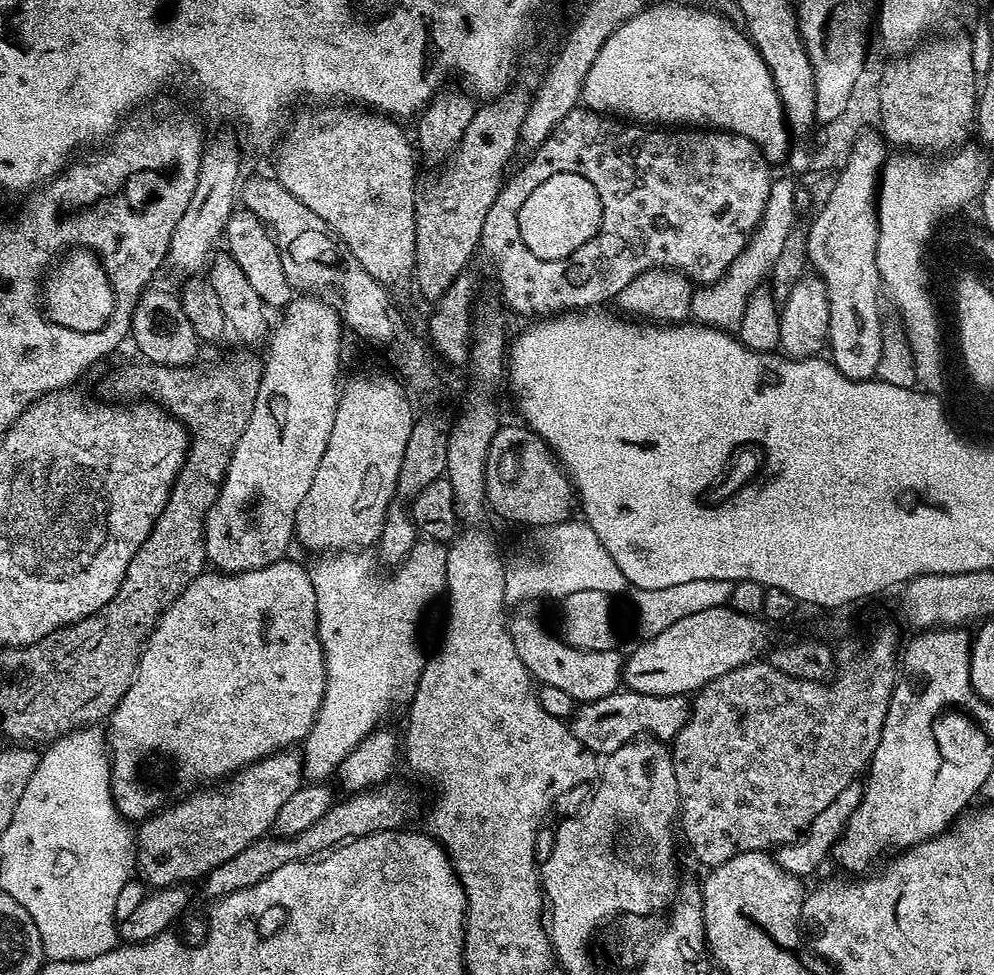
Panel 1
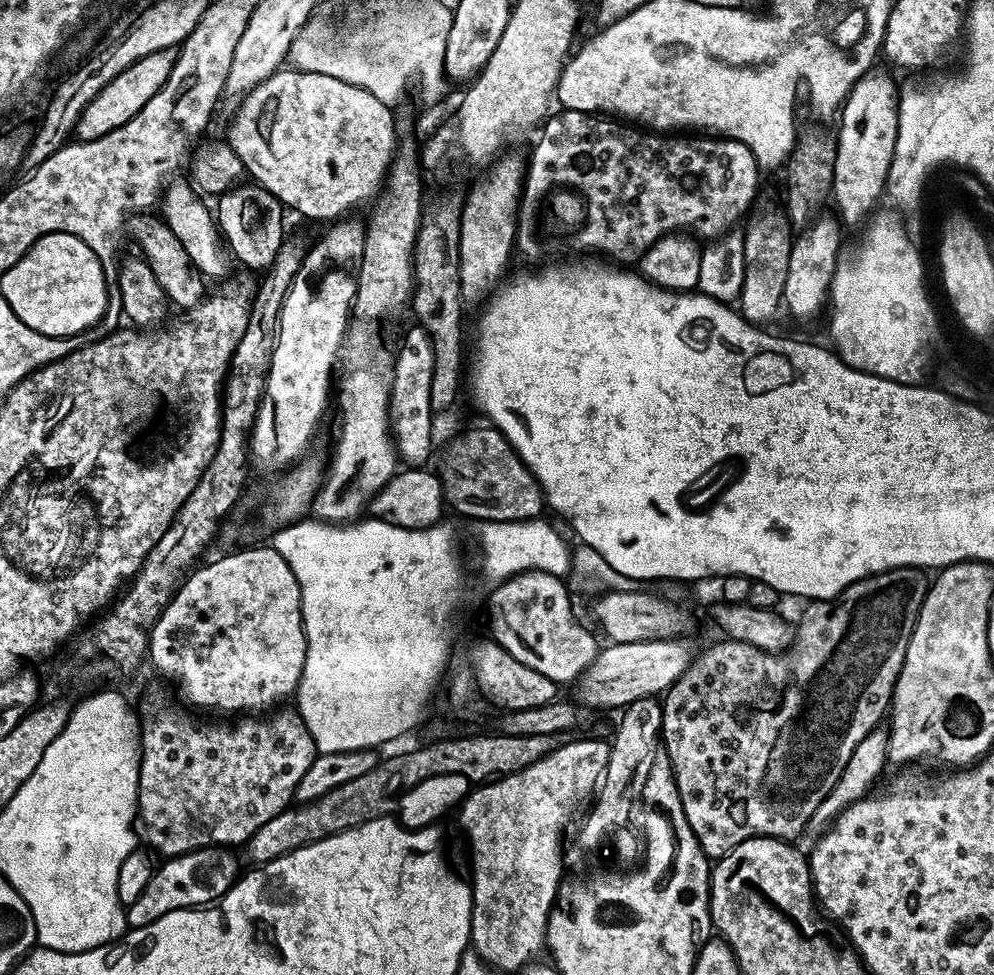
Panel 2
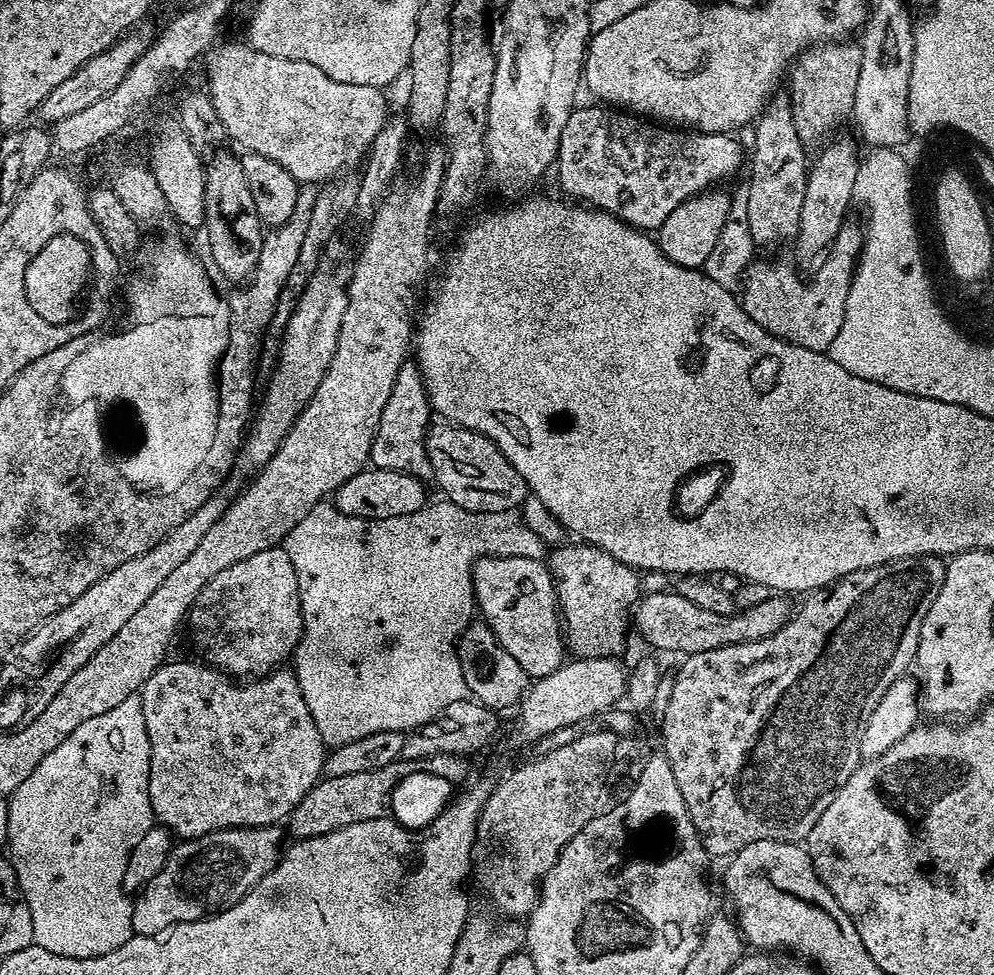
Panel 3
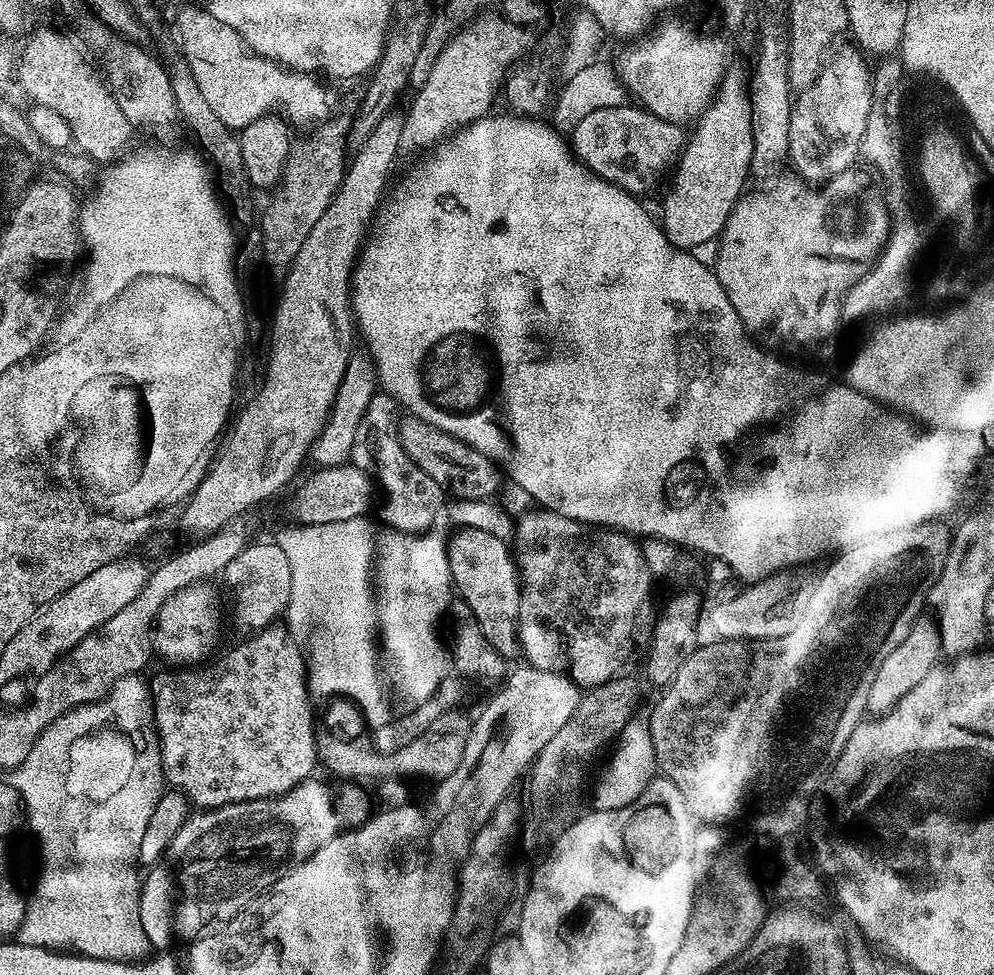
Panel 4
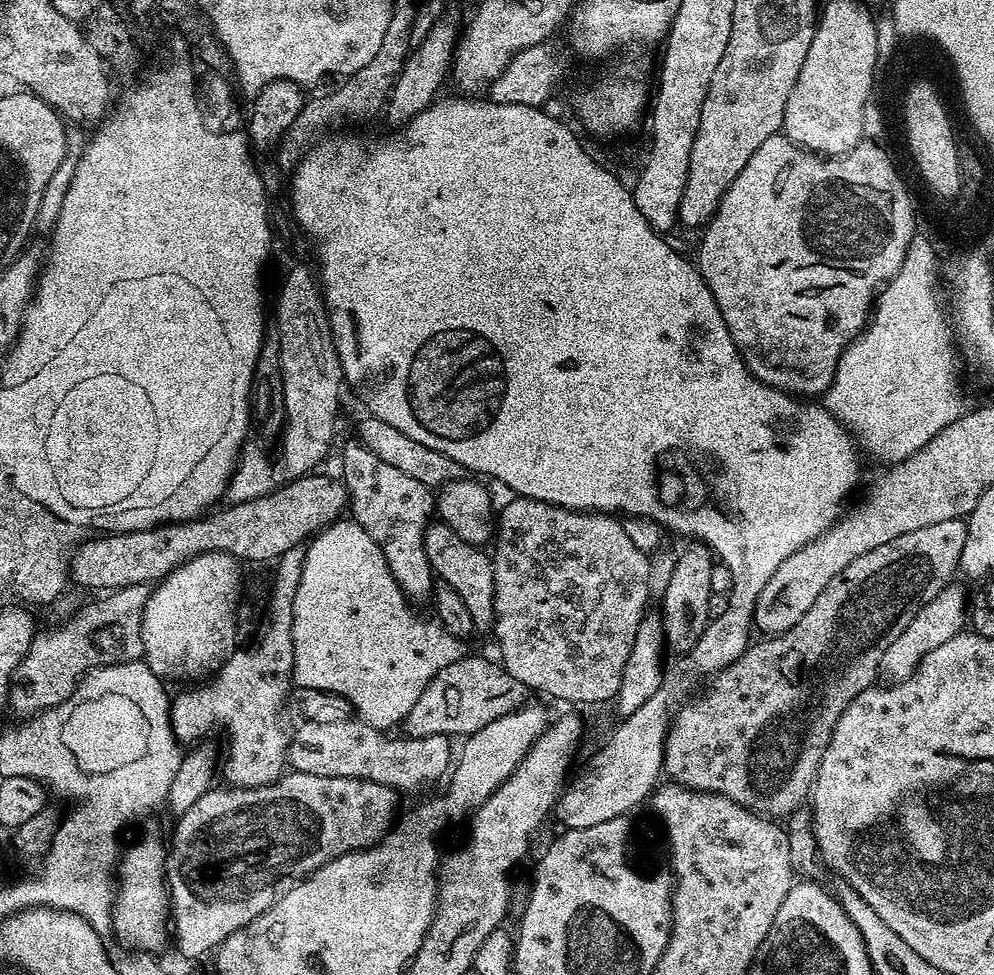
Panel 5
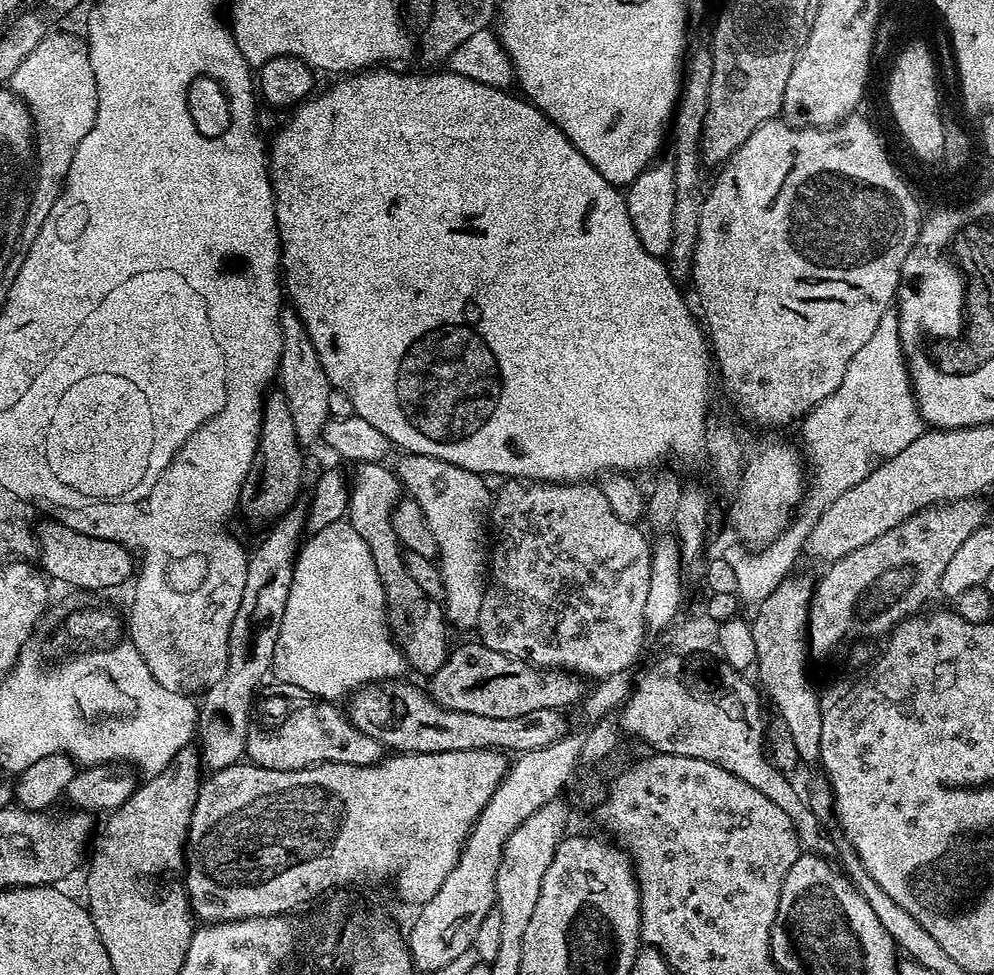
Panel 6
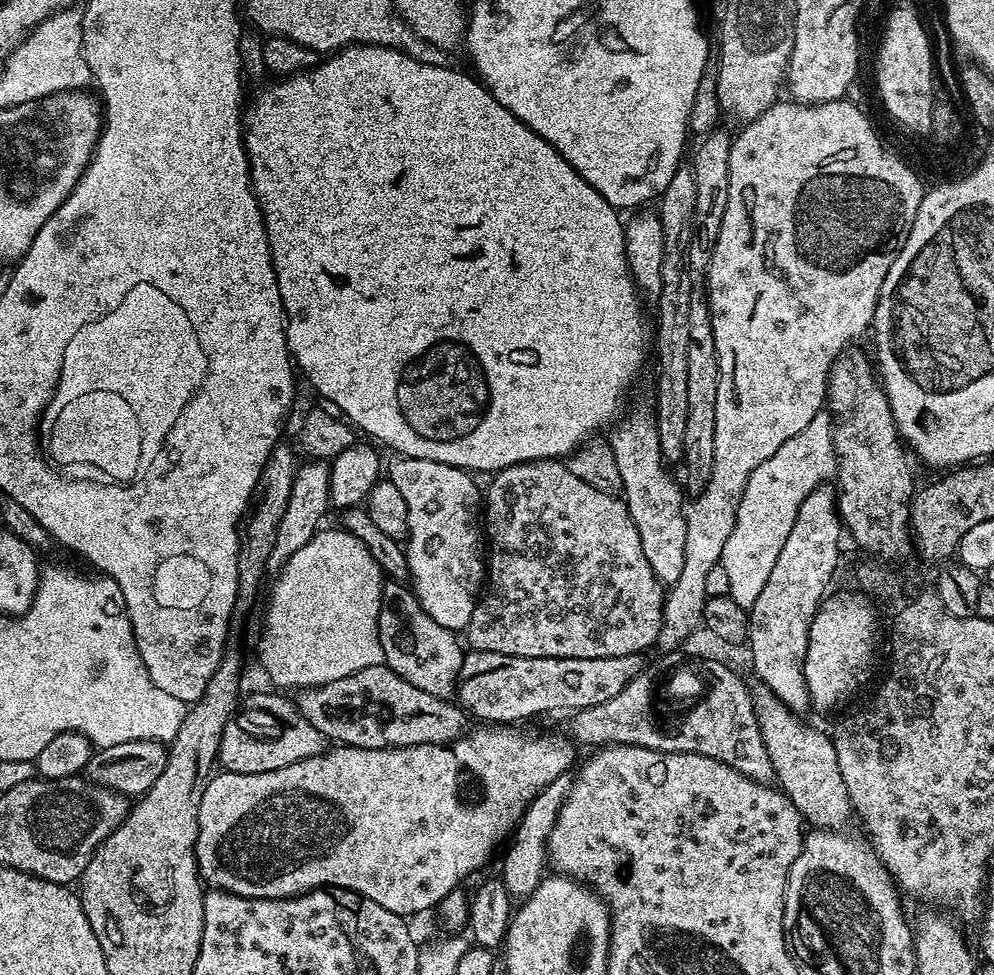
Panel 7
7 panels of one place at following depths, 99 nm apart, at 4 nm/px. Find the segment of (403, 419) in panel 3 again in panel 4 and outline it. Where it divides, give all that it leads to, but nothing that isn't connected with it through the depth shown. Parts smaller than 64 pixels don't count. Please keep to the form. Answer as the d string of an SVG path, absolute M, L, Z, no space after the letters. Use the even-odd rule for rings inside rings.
M379 391L372 396L370 406L364 412L364 420L359 424L356 434L354 434L354 444L351 446L349 463L356 469L372 477L377 487L384 491L384 501L379 501L378 512L380 508L379 519L395 532L424 533L435 520L436 512L439 511L446 500L444 489L438 486L425 471L418 470L416 464L408 462L407 456L401 448L398 437L397 418L398 405L391 395L385 391Z

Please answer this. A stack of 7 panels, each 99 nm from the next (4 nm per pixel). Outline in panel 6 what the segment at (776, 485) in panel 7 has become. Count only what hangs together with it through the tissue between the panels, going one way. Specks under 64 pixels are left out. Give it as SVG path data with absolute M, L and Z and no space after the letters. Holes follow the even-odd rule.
M895 315L884 316L882 322L878 322L878 330L874 330L870 342L850 358L842 386L838 386L830 398L822 398L818 406L810 409L799 428L804 439L802 456L810 479L792 523L774 538L774 542L759 550L751 552L740 547L726 552L727 560L734 568L736 595L743 603L745 600L752 606L769 598L775 588L793 573L796 558L801 556L804 543L818 518L822 518L822 514L830 510L850 486L862 482L884 460L894 458L926 431L912 392L908 366L904 363L904 351L900 349L900 322Z

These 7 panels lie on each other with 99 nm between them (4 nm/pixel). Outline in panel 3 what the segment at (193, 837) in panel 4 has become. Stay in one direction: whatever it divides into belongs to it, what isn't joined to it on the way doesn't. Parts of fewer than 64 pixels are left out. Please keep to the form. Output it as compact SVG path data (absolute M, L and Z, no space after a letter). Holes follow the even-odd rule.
M277 825L219 828L192 840L181 839L170 858L145 888L140 889L132 905L133 933L145 936L183 920L198 920L241 900L267 872L282 859Z

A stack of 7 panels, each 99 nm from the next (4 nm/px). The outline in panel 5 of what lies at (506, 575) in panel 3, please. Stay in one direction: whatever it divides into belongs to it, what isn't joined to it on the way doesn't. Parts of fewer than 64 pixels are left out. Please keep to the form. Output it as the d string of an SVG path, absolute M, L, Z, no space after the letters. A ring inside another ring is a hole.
M432 522L424 529L424 549L433 573L449 583L462 596L477 633L492 631L492 591L494 574L489 553L483 547L464 541L450 525Z

